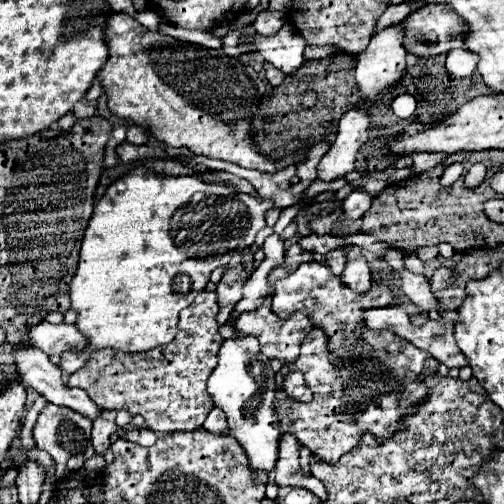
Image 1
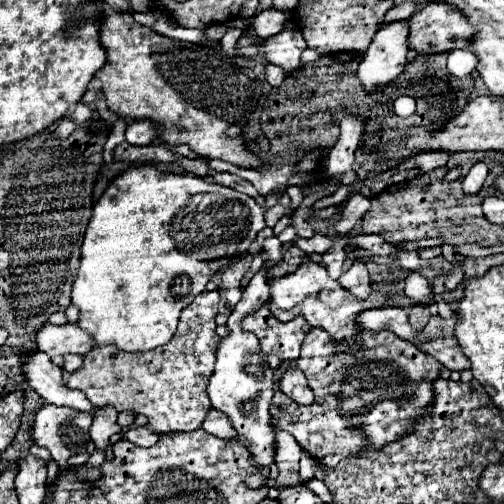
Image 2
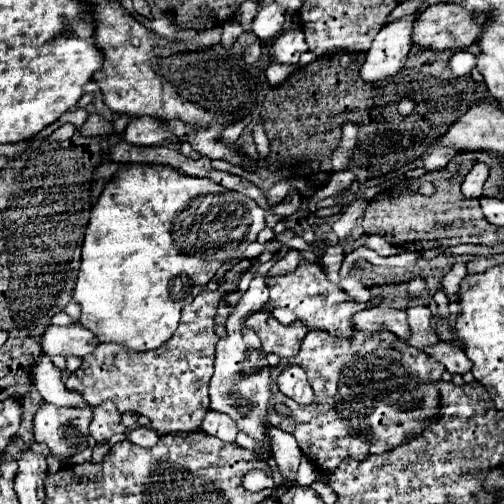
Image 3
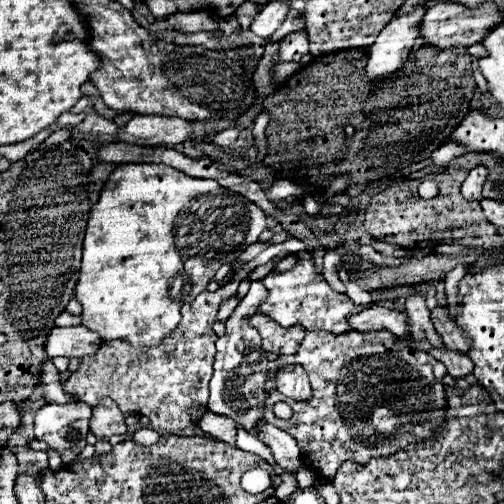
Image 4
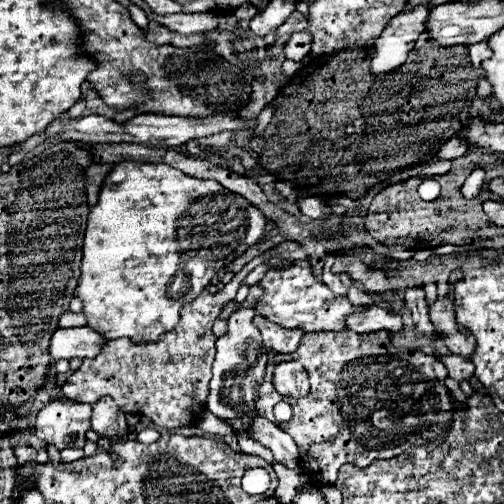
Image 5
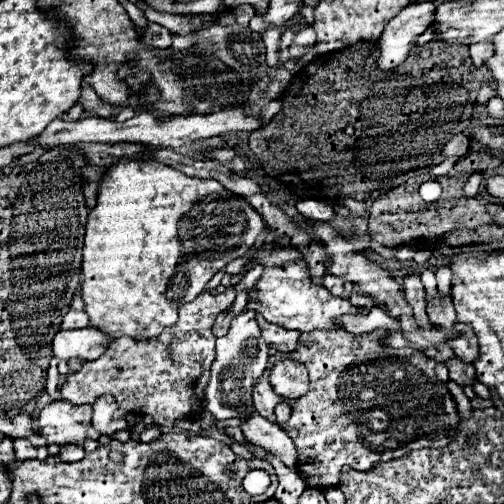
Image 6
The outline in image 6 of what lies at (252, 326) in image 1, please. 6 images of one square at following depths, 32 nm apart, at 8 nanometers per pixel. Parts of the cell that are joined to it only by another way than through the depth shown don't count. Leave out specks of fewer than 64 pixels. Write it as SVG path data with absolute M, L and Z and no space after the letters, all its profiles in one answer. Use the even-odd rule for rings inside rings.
M262 316L256 318L260 330L262 330L262 338L266 340L266 344L274 350L280 350L280 352L292 352L296 350L298 346L298 338L302 332L298 330L286 330L278 324L270 324L268 320L264 320Z

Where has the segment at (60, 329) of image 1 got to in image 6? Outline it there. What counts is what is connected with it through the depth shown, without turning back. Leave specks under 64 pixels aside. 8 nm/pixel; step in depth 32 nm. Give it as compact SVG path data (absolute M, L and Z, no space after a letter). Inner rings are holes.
M76 328L76 330L60 330L52 340L52 354L62 360L82 358L96 360L104 354L104 348L110 344L110 338L104 338L100 330Z

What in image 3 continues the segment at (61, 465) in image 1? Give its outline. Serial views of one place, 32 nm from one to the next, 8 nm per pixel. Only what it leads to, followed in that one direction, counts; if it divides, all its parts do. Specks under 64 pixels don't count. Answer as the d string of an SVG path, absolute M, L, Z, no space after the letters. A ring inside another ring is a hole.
M44 402L36 416L34 416L34 438L40 444L46 444L50 448L50 454L60 460L62 466L66 466L66 458L72 454L78 454L88 448L88 426L92 420L90 408L60 408Z

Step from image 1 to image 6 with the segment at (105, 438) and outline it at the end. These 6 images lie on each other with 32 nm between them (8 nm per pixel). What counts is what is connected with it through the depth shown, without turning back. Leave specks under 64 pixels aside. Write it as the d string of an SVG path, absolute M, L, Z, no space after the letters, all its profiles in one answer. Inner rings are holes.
M104 394L96 400L94 404L94 416L92 416L92 426L100 434L116 434L120 430L126 430L126 412L116 404L116 400L110 394Z

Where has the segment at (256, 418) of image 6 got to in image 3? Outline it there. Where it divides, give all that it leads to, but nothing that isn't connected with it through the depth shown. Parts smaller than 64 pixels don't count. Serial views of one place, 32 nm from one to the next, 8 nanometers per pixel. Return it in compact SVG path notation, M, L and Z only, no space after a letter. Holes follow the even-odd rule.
M272 426L272 456L280 470L280 484L296 484L296 472L302 458L302 450L294 436Z

